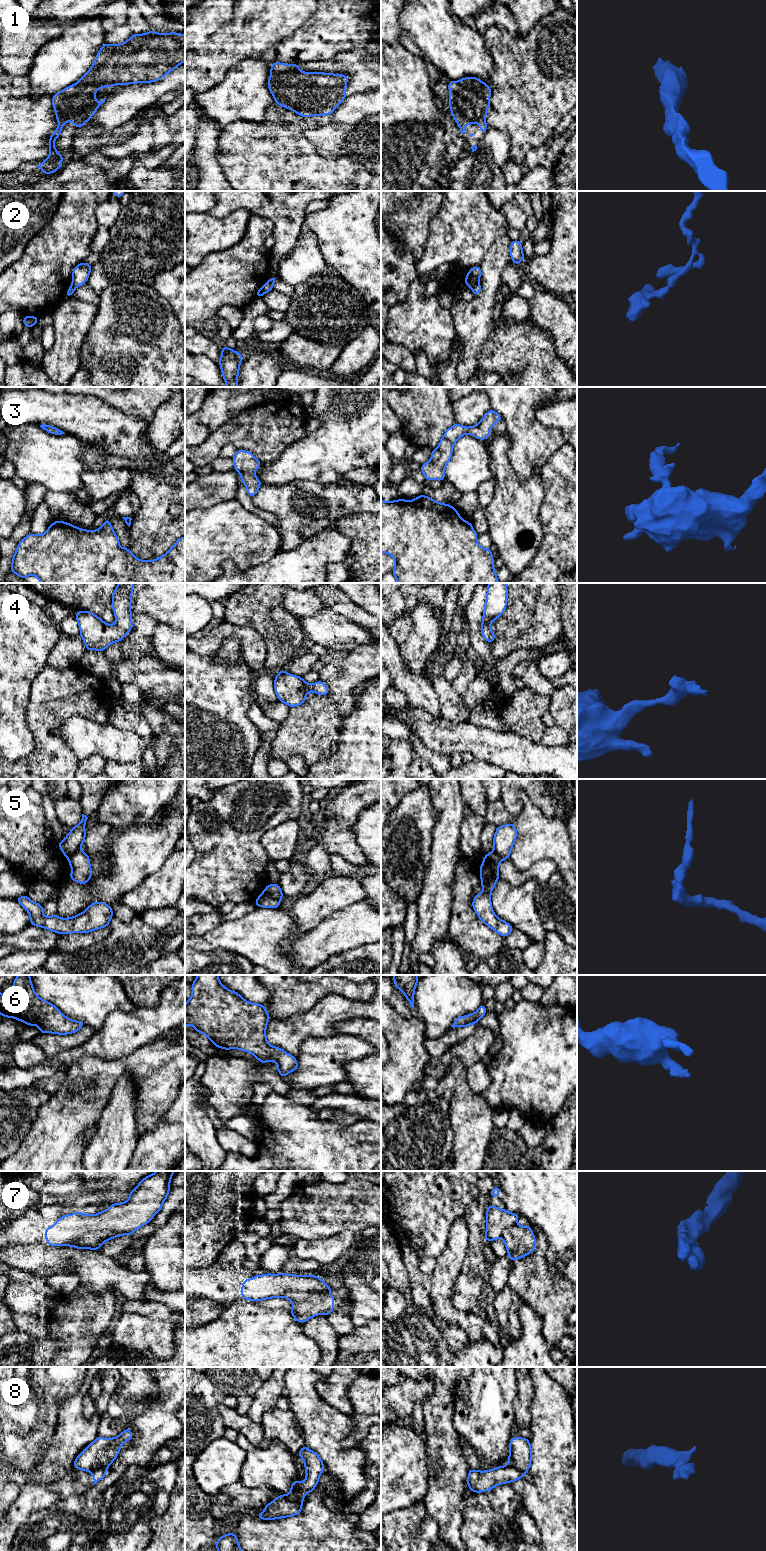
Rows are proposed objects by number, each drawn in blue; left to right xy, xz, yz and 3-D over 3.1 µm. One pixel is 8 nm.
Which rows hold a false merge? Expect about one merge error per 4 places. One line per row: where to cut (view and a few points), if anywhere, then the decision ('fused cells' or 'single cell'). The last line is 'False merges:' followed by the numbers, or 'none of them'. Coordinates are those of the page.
1: no cut | single cell
2: yz (478, 282), (470, 287) | fused cells
3: no cut | single cell
4: no cut | single cell
5: xz (263, 891), (279, 900) | fused cells
6: no cut | single cell
7: xy (126, 1233), (109, 1231), (86, 1232), (71, 1245) | fused cells
8: xz (285, 1495), (289, 1499), (302, 1502) | fused cells
False merges: 2, 5, 7, 8

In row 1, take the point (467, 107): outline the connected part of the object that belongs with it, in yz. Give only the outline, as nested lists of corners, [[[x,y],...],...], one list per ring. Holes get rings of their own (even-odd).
[[[476,77],[448,81],[451,114],[462,134],[468,124],[478,123],[481,134],[486,132],[485,116],[490,105],[490,86]]]

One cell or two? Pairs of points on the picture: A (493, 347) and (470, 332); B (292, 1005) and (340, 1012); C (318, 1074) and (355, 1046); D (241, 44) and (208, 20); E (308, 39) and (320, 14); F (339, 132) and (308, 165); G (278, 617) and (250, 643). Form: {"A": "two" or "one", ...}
{"A": "two", "B": "two", "C": "one", "D": "two", "E": "one", "F": "two", "G": "two"}

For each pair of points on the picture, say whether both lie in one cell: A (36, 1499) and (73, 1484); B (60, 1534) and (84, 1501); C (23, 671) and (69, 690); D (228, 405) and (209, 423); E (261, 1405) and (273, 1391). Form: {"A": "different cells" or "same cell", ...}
{"A": "different cells", "B": "same cell", "C": "different cells", "D": "same cell", "E": "same cell"}

